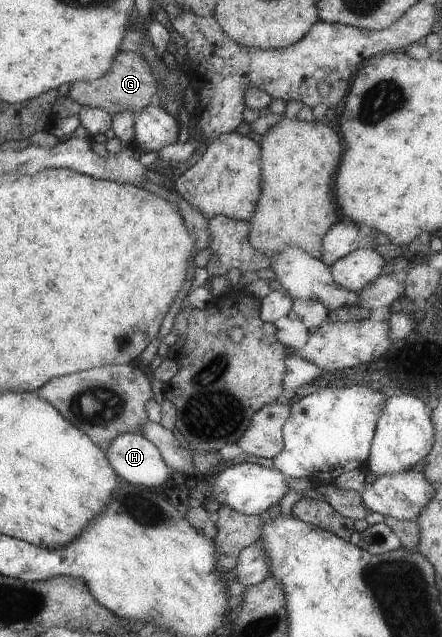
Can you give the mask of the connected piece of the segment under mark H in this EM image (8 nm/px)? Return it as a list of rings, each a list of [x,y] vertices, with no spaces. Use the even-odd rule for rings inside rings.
[[[142,434],[119,435],[106,454],[116,473],[134,485],[160,487],[170,479],[172,469],[161,451]]]

